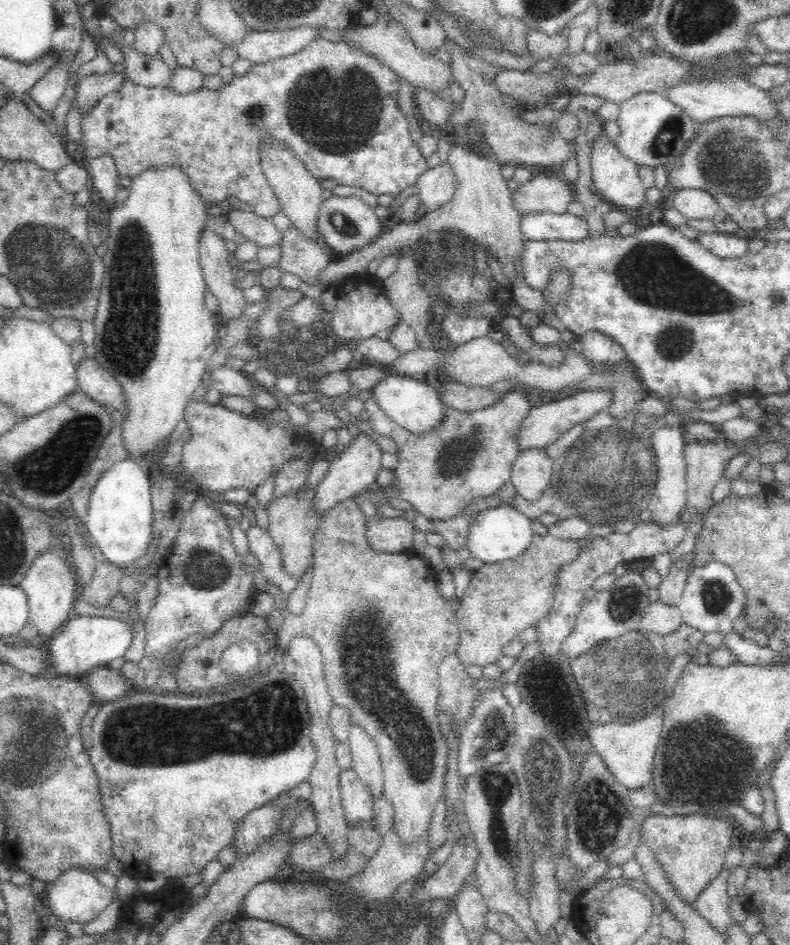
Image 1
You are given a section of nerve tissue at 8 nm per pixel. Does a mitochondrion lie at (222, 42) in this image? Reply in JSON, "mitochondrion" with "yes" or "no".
{"mitochondrion":"no"}

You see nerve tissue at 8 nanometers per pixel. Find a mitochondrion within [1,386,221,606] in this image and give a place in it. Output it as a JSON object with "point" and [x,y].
{"point":[49,470]}

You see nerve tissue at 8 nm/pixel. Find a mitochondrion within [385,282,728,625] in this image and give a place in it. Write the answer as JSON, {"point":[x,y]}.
{"point":[594,479]}

